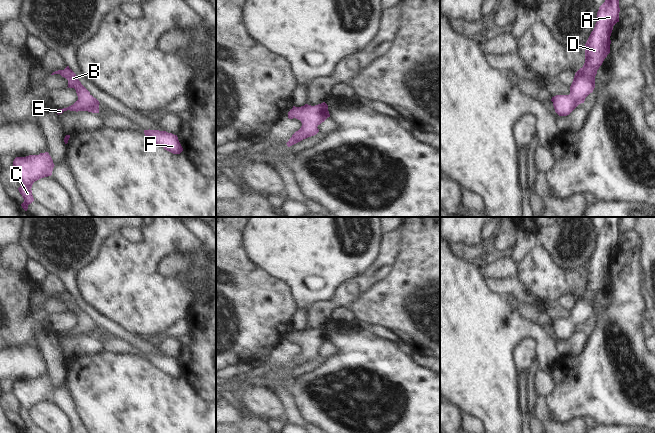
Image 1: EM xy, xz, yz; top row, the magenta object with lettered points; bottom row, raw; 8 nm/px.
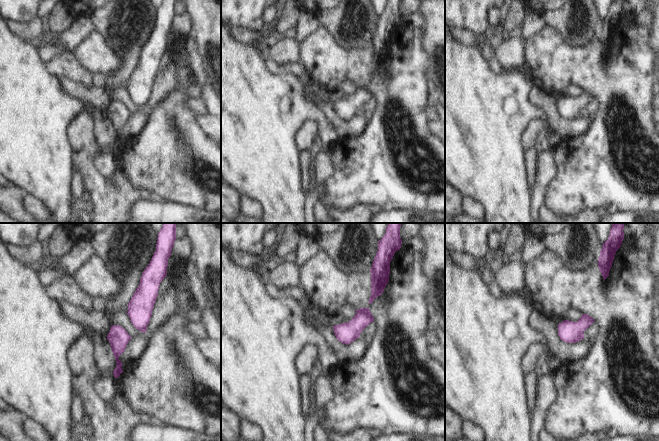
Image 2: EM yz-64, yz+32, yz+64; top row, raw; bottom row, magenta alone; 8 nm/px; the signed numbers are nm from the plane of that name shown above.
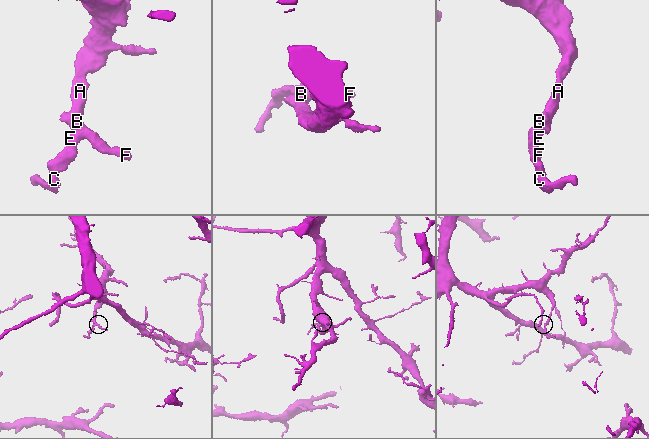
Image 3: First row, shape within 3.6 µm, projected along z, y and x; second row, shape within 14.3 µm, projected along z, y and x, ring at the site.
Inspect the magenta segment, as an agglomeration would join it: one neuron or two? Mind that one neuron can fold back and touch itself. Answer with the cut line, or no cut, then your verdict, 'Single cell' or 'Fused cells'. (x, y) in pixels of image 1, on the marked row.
No split. Single cell

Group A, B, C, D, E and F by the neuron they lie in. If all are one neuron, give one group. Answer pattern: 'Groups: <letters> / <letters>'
Groups: A B C D E F

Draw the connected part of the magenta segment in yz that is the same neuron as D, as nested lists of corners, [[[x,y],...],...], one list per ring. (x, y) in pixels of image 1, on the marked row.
[[[605,0],[605,2],[599,7],[597,12],[597,22],[585,44],[585,63],[583,67],[575,73],[573,82],[570,86],[570,94],[556,95],[551,99],[555,112],[559,116],[569,115],[579,104],[584,103],[585,98],[593,92],[597,70],[610,53],[610,36],[613,26],[619,22],[619,12],[619,0]]]

